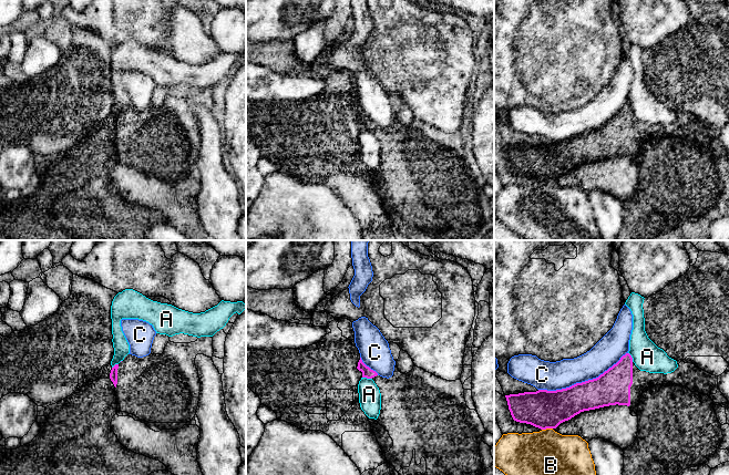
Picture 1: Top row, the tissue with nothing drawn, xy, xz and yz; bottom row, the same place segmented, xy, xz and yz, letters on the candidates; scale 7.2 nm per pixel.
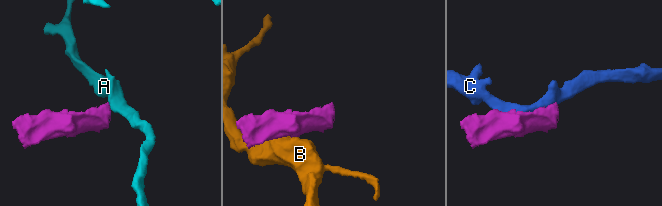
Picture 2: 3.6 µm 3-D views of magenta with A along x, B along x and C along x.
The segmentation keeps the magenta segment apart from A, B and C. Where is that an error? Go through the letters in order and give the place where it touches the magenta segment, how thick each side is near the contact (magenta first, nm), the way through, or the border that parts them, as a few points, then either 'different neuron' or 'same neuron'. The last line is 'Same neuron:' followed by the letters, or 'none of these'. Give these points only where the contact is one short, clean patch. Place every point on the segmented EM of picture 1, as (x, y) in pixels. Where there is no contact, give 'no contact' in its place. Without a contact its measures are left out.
A: xz (367, 378) | 80/160 nm | along xz (362, 377), (371, 379) | different neuron
B: yz (546, 427) | 280/320 nm | different neuron
C: yz (583, 382) | 240/200 nm | different neuron
Same neuron: none of these

